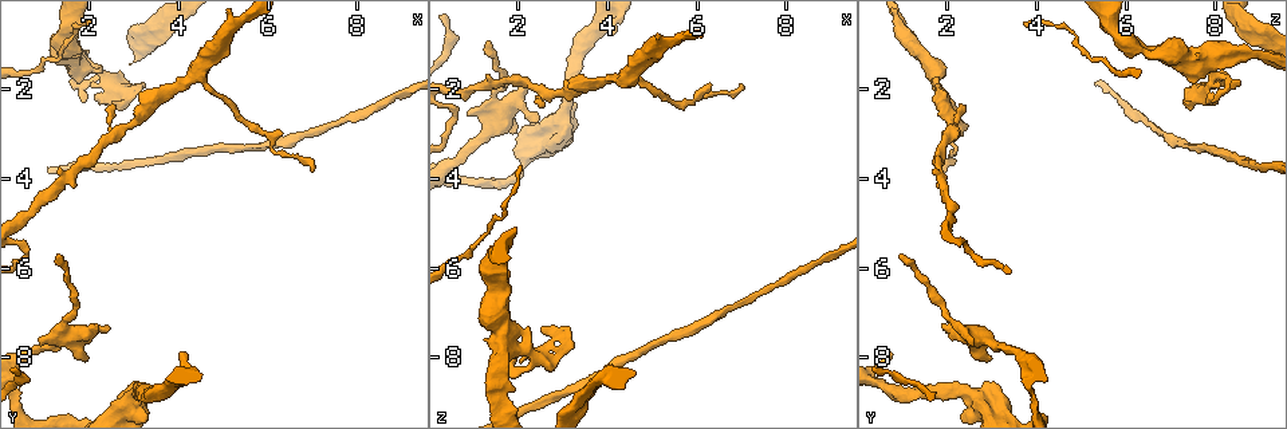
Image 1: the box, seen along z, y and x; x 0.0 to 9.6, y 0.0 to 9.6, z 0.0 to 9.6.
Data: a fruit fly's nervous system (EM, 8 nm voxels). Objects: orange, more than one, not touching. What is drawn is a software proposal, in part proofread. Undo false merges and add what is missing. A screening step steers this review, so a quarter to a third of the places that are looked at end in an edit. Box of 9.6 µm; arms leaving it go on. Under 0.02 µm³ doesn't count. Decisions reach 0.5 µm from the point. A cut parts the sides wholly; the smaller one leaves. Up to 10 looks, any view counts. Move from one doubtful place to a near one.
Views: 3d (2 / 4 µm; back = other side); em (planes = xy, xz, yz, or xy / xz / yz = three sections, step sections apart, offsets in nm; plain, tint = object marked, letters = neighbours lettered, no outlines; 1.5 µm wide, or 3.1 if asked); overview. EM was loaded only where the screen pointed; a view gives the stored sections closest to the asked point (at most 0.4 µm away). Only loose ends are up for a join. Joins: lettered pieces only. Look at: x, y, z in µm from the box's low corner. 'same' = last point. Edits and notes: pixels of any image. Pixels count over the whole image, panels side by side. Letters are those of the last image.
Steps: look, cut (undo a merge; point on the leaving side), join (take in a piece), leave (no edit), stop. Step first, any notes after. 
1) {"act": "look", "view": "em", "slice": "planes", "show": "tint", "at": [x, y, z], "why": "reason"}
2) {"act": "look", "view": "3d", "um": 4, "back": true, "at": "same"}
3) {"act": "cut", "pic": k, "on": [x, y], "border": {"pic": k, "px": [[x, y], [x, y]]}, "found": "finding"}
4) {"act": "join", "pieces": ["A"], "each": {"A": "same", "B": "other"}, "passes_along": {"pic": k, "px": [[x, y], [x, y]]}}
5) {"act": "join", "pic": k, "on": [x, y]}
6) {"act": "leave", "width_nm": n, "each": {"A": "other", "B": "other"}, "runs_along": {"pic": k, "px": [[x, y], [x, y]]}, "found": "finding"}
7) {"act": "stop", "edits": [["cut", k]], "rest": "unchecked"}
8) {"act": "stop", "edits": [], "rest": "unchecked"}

{"act": "look", "view": "3d", "um": 2, "at": [7.05, 3.80, 1.90], "why": "thin end"}

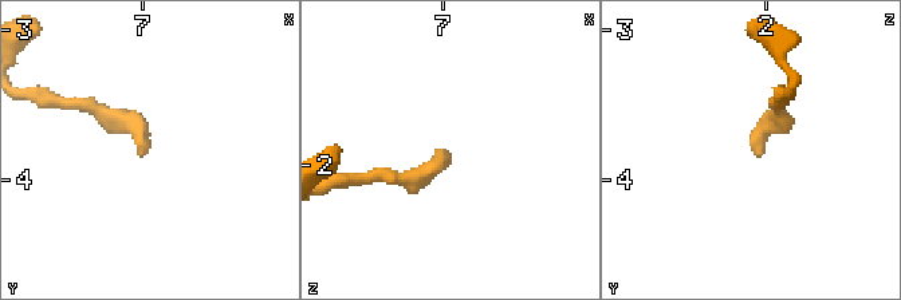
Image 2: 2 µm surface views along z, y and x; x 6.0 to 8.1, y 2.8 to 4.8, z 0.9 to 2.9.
{"act": "look", "view": "em", "slice": "xy", "step": 8, "show": "letters", "at": [7.04, 3.82, 1.94], "why": "shape alone is not enough"}

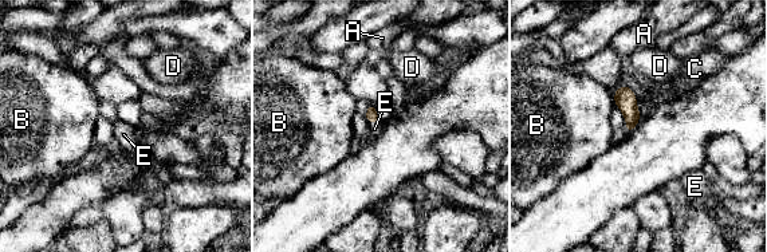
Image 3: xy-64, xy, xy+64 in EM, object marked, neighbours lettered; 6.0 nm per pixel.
{"act": "join", "pieces": ["E"], "width_nm": 70, "each": {"A": "other", "B": "other", "C": "other", "D": "other", "E": "same"}, "passes_along": {"pic": 3, "px": [[372, 115], [374, 122], [374, 129]]}, "found": "it goes on there"}

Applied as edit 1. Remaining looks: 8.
{"act": "look", "view": "overview"}

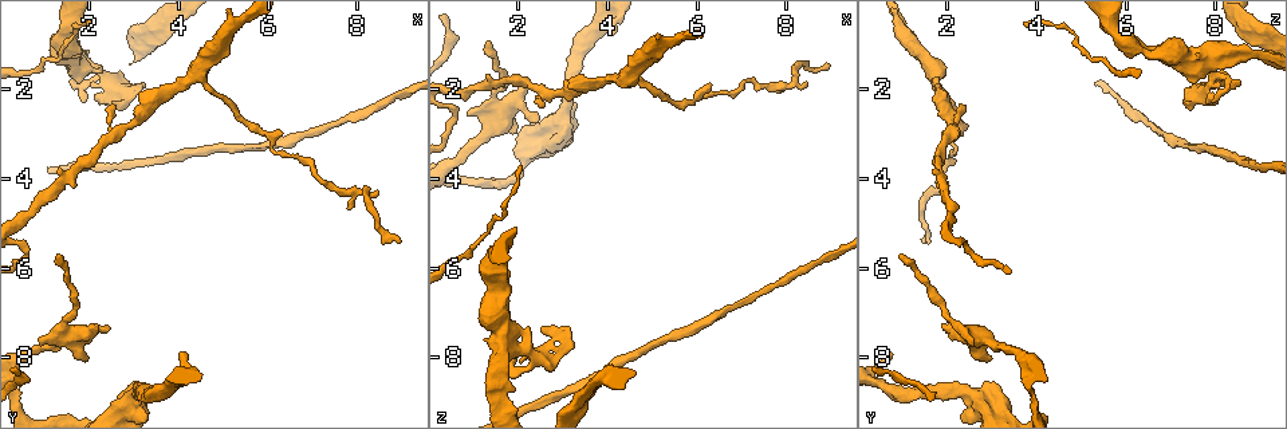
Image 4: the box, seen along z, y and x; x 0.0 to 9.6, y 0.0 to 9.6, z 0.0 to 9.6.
{"act": "look", "view": "em", "slice": "planes", "show": "plain", "at": [8.90, 5.45, 1.35], "why": "free end"}

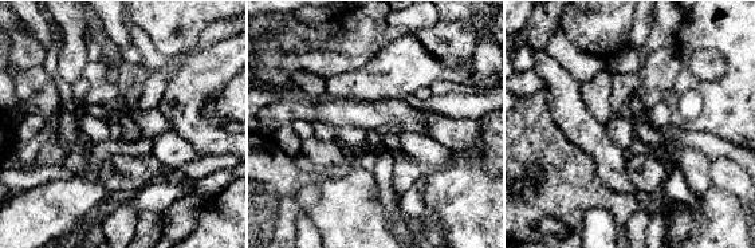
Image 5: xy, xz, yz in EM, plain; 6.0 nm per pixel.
{"act": "look", "view": "em", "slice": "planes", "show": "tint", "at": "same"}

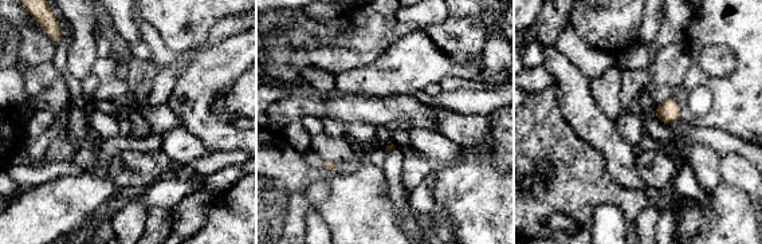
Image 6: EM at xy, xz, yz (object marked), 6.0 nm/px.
{"act": "look", "view": "em", "slice": "planes", "show": "letters", "at": "same", "why": "see the neighbours"}

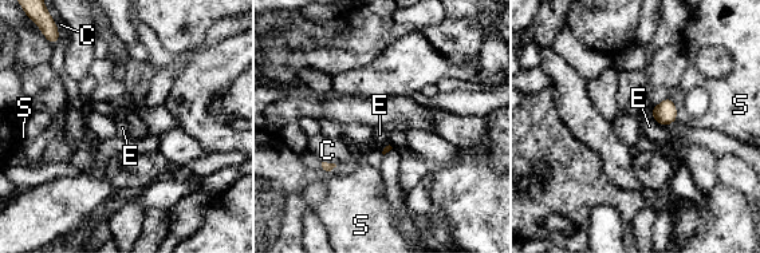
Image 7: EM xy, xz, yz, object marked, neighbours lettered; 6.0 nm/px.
{"act": "leave", "each": {"C": "other", "E": "other", "S": "other"}, "border": {"pic": 7, "px": [[650, 115], [665, 126]]}, "found": "no lettered piece goes on from it"}

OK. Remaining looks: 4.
{"act": "look", "view": "3d", "um": 2, "at": [4.20, 7.85, 0.70], "why": "an open end"}

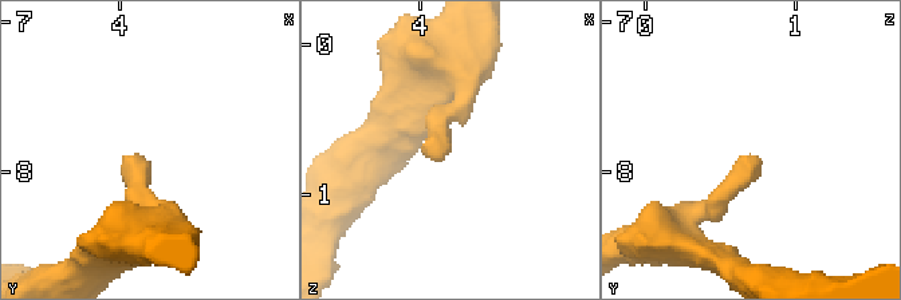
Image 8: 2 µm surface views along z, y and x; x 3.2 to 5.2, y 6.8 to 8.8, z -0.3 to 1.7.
{"act": "look", "view": "em", "slice": "xz", "step": 8, "show": "tint", "at": [4.14, 7.92, 0.74]}

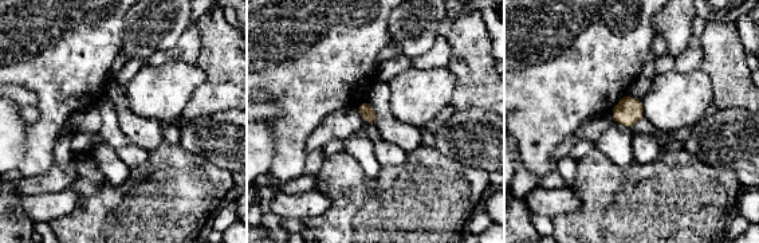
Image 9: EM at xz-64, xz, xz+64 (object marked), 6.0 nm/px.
{"act": "look", "view": "em", "slice": "planes", "show": "letters", "at": "same"}

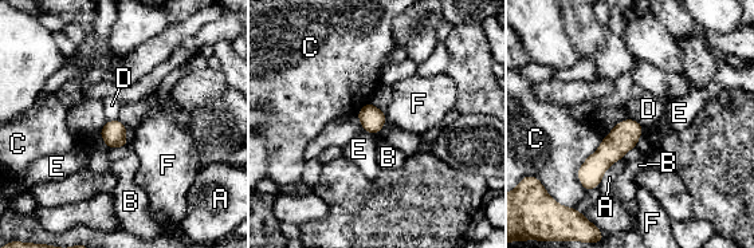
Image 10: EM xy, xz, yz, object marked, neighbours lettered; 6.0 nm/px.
{"act": "leave", "longest_contact_nm": ["C", 340], "each": {"A": "other", "B": "other", "C": "other", "D": "other", "E": "other", "F": "other"}, "border": {"pic": 10, "px": [[632, 118], [643, 128]]}, "found": "none of them fits"}

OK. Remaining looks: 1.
{"act": "look", "view": "em", "slice": "planes", "show": "letters", "at": [2.15, 7.25, 1.90], "why": "thick end"}

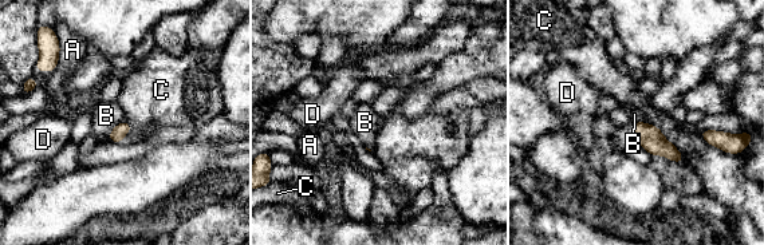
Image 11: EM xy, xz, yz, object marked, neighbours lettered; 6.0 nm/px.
{"act": "leave", "each": {"A": "other", "B": "other", "C": "other", "D": "other"}, "border": {"pic": 11, "px": [[123, 119], [110, 131], [107, 139]]}, "found": "no lettered piece goes on from it"}

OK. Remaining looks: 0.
{"act": "stop", "edits": [["join", 3]], "rest": "unchecked"}

